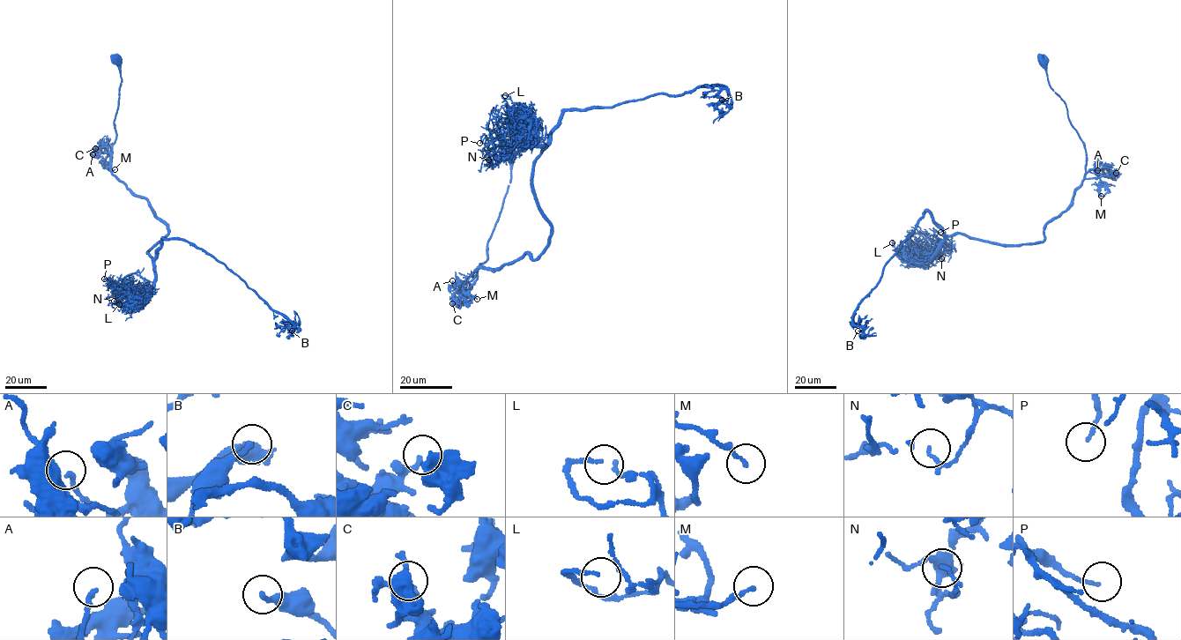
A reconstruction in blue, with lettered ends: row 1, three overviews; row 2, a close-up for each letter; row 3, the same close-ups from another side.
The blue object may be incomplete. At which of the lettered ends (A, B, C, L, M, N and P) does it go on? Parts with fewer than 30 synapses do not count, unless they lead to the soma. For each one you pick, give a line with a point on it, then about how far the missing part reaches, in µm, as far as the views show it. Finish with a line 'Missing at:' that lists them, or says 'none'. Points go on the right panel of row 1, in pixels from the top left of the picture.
Missing at: none

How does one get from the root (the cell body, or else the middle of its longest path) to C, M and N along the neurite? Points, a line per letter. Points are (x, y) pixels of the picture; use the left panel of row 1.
C: (115, 60), (122, 82), (114, 121), (115, 140), (111, 152), (100, 153), (95, 148)
M: (115, 60), (122, 82), (114, 121), (115, 140), (111, 160), (110, 154), (104, 160), (109, 170), (115, 169)
N: (115, 60), (122, 82), (111, 170), (144, 197), (167, 230), (147, 254), (155, 282), (115, 294), (114, 301)

